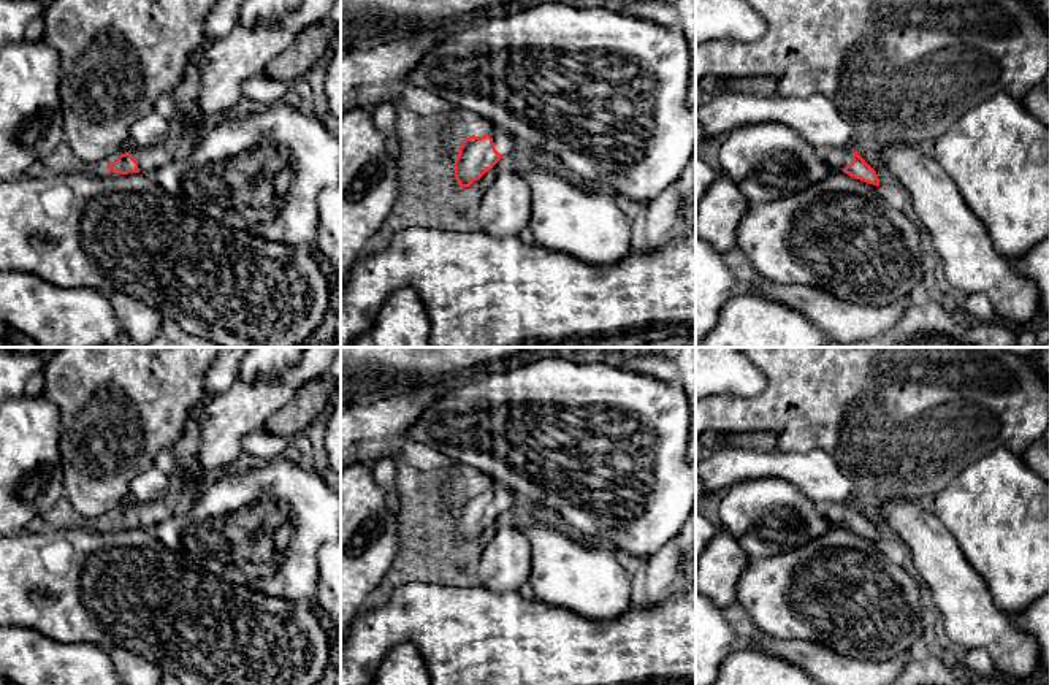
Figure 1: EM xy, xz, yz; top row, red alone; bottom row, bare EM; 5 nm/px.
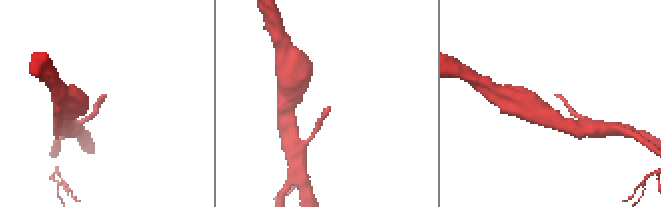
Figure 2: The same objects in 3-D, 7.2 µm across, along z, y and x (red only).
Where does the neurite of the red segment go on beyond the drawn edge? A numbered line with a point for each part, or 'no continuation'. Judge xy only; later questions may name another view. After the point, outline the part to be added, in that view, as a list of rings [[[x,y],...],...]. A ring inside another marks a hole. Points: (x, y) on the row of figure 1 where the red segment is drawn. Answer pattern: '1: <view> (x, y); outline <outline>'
1: xy (224, 16); outline [[[217,0],[204,22],[204,41],[189,57],[185,71],[176,89],[171,92],[177,116],[168,122],[168,136],[155,146],[133,147],[130,154],[138,162],[139,173],[152,174],[174,157],[189,151],[195,133],[185,121],[196,111],[201,84],[201,60],[204,51],[217,40],[227,36],[238,24],[244,0]]]

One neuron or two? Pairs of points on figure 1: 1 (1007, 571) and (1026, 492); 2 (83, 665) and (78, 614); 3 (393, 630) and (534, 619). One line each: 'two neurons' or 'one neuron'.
1: one neuron
2: two neurons
3: one neuron

